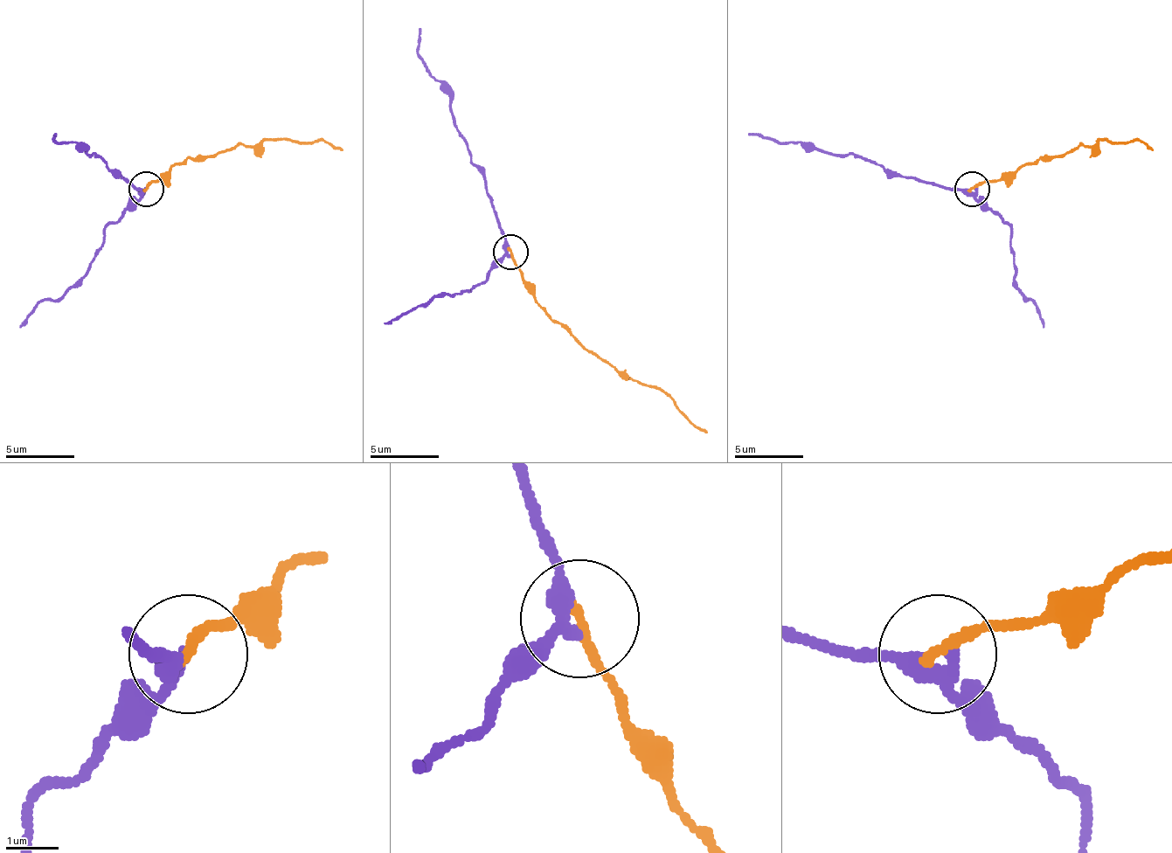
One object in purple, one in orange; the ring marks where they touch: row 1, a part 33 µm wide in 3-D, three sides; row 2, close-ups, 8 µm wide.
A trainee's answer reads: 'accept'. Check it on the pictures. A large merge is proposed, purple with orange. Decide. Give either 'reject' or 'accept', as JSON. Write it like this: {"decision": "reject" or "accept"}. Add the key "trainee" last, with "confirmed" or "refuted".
{"decision": "reject", "trainee": "refuted"}

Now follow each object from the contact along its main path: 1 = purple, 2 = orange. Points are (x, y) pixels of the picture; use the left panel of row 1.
1: (145, 190), (118, 176), (97, 155), (72, 141), (52, 137), (55, 134)
2: (145, 190), (173, 165), (215, 158), (239, 144), (326, 141), (343, 151)

